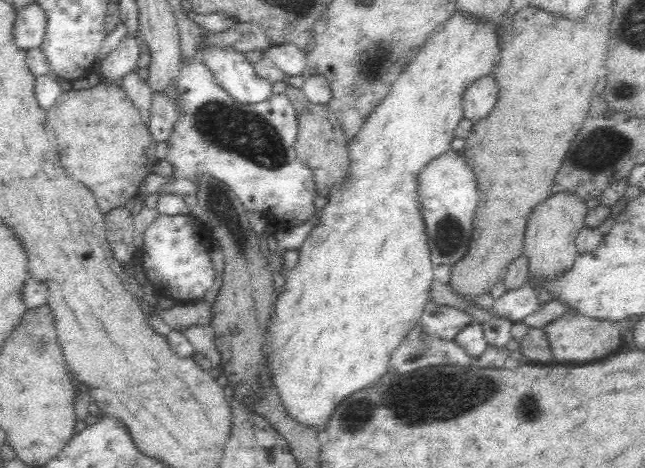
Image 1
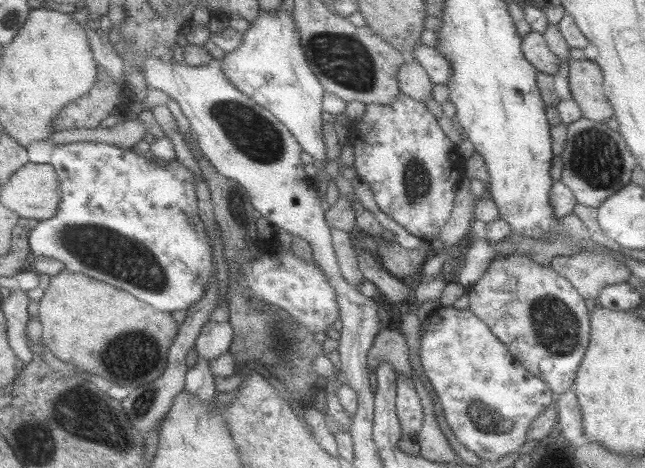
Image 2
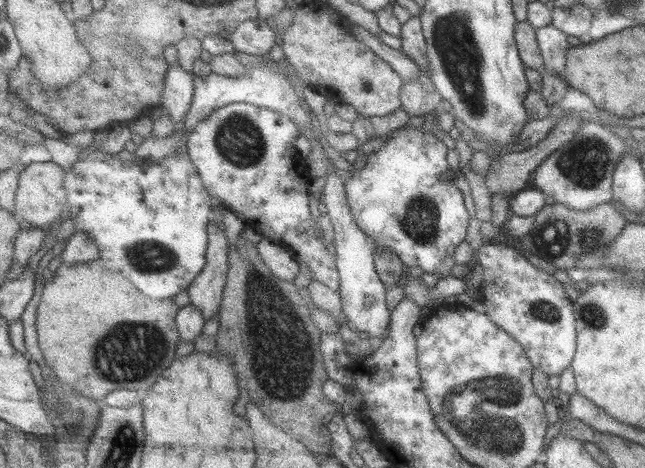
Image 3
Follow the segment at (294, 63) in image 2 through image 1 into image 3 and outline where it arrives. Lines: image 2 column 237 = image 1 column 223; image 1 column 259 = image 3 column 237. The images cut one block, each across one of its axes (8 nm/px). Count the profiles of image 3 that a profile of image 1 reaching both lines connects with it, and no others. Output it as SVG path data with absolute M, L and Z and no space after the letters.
M268 60L268 64L272 66L249 67L247 73L239 75L235 79L213 72L205 77L195 77L194 102L191 108L189 108L189 114L185 114L187 115L187 120L183 124L185 128L179 130L179 132L174 130L173 136L169 136L169 138L155 138L155 136L145 138L134 152L134 164L150 166L151 164L162 162L167 155L175 155L179 151L181 143L189 142L189 135L195 129L195 125L198 125L203 119L209 117L215 109L239 102L263 106L263 108L281 112L281 114L289 116L297 124L300 132L305 132L305 130L310 131L316 137L316 134L313 132L313 117L305 109L300 88L297 88L291 83L291 79L289 79L289 75L285 71L275 70L278 68L278 62Z

